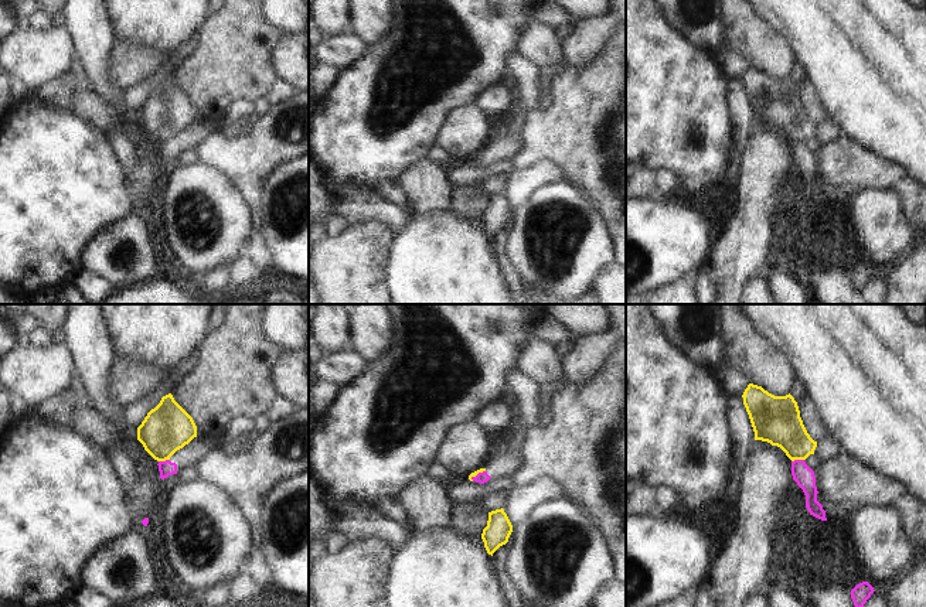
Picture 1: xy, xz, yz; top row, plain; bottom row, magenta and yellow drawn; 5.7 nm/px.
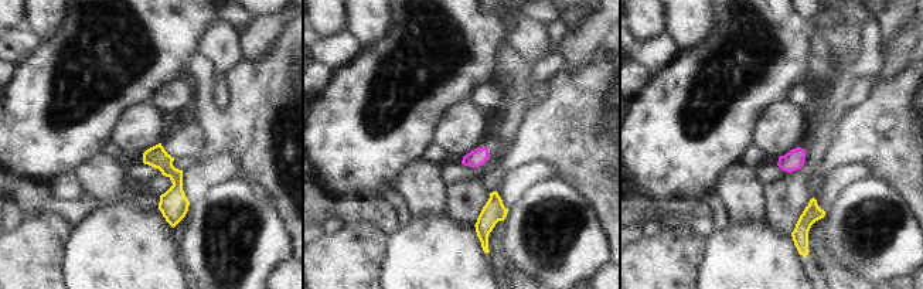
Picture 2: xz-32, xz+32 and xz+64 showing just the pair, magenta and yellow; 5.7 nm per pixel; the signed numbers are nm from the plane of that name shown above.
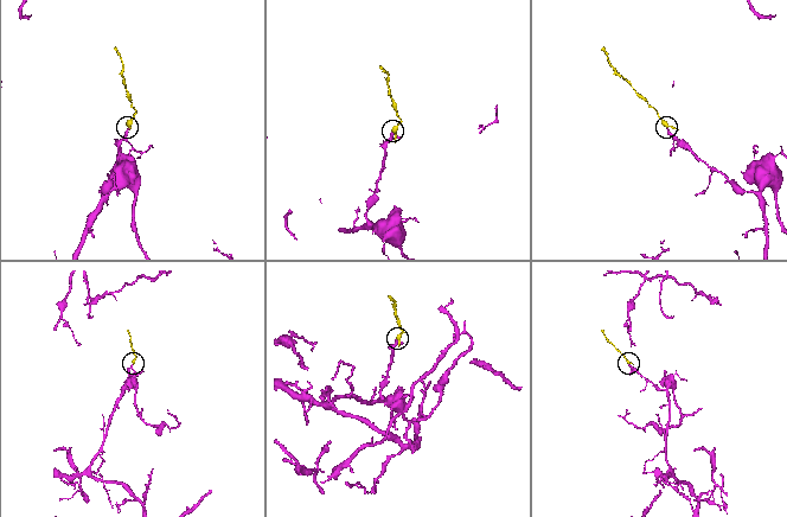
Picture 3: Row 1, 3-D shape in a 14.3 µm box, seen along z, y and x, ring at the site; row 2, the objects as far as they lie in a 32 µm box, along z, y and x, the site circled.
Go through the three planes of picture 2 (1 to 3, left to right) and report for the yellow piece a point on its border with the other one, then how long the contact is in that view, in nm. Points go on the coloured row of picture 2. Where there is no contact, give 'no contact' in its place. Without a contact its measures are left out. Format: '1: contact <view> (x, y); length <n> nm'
1: no contact
2: no contact
3: no contact

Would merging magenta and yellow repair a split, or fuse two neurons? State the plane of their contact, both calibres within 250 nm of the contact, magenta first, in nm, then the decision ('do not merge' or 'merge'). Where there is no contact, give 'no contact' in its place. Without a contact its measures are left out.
contact in yz; calibres 120 and 260 nm; do not merge

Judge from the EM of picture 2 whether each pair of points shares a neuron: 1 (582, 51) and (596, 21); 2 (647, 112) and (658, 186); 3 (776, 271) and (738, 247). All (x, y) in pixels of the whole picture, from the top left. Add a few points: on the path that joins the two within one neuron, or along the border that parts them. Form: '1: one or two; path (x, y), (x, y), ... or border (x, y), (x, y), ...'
1: one; path (582, 44), (593, 29)
2: one; path (658, 131), (658, 167)
3: one; path (766, 271), (762, 271), (748, 257)

